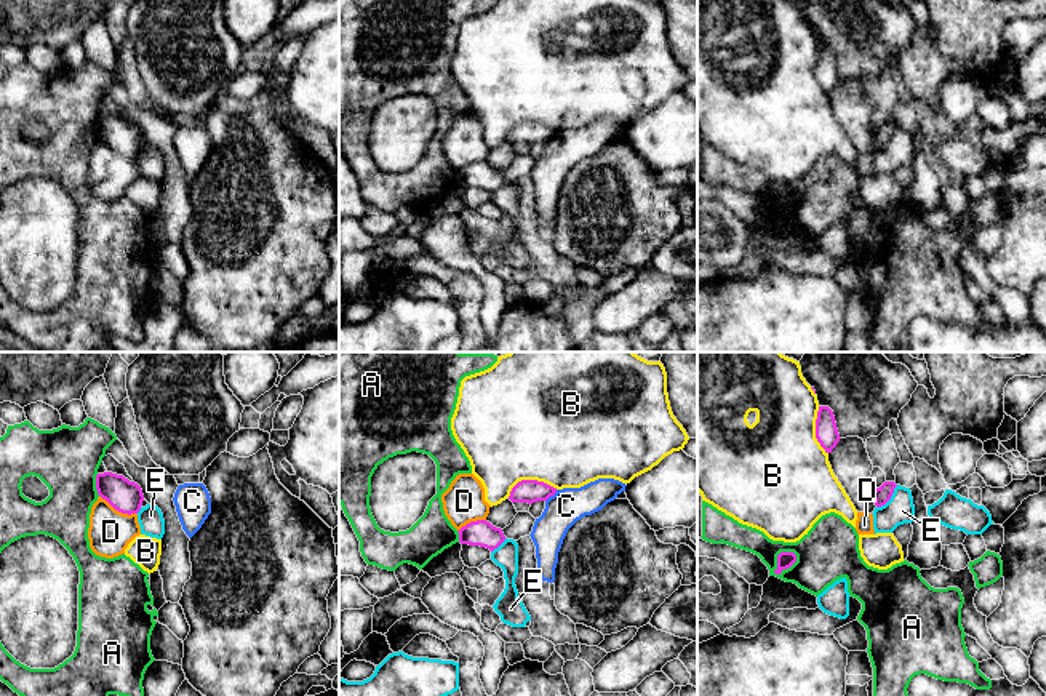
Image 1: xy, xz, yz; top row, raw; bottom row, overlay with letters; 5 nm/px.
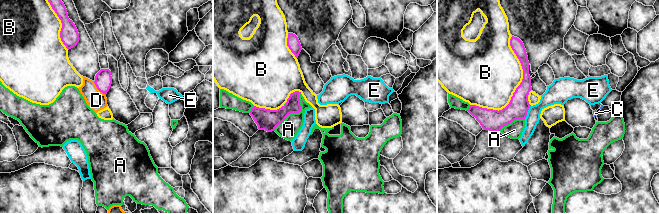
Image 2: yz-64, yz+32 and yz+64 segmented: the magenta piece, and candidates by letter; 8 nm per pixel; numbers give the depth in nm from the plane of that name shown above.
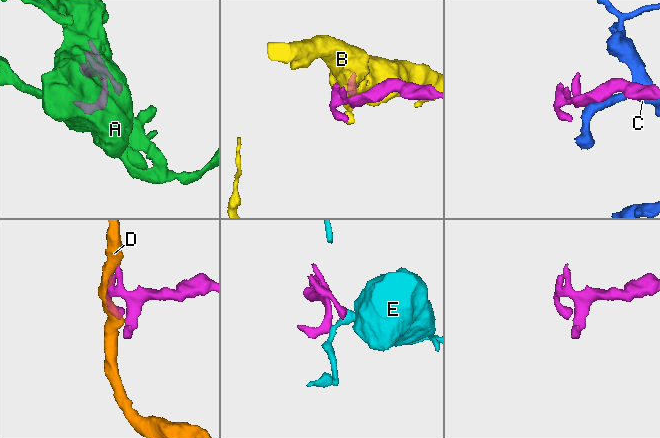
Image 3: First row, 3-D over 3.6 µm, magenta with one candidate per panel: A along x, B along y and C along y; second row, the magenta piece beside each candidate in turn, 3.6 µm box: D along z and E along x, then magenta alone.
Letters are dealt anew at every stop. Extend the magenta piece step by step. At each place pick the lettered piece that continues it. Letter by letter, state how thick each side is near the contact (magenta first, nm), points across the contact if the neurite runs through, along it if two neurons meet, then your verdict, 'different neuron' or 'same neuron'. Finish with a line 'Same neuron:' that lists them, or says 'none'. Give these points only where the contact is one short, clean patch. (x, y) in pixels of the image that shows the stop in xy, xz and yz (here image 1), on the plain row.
A: 80/280 nm | different neuron
B: 120/500 nm | different neuron
C: 120/180 nm | along xz (557, 132), (546, 143) | different neuron
D: 160/220 nm | different neuron
E: 90/150 nm | different neuron
Same neuron: none

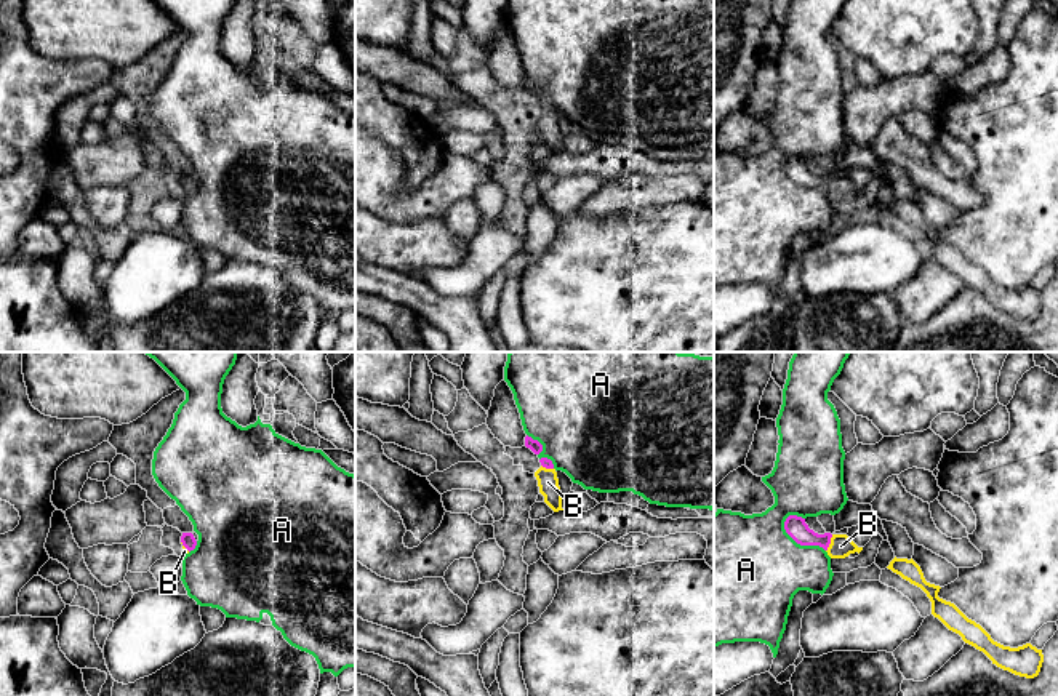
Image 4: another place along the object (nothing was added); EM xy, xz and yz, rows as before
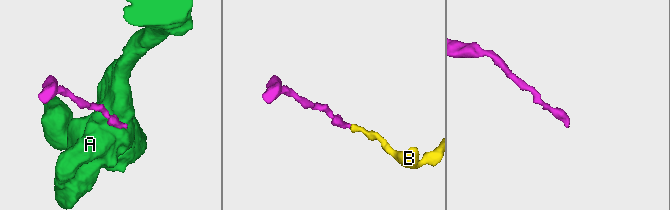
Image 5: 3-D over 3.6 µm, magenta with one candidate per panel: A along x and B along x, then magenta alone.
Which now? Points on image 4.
A: 110/460 nm | along yz (785, 160), (785, 172), (797, 184), (818, 186), (825, 192) | different neuron
B: 110/120 nm | across yz (796, 168), (805, 178), (829, 184), (841, 188) | same neuron
Same neuron: B

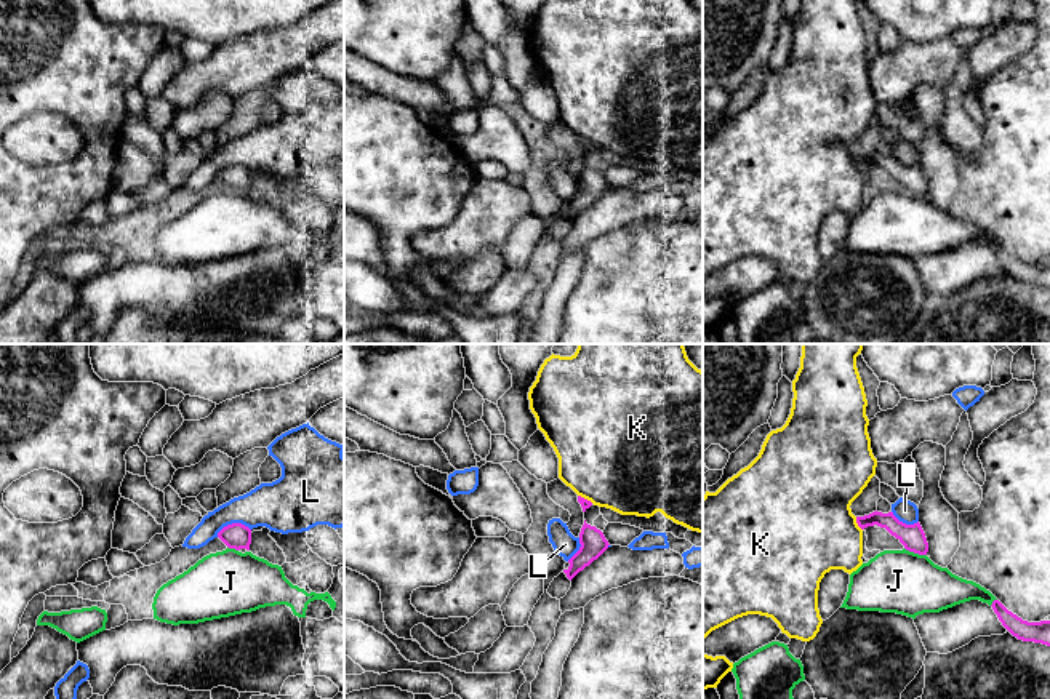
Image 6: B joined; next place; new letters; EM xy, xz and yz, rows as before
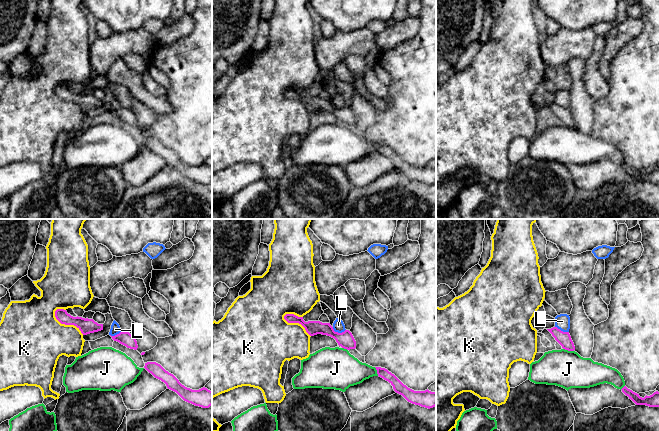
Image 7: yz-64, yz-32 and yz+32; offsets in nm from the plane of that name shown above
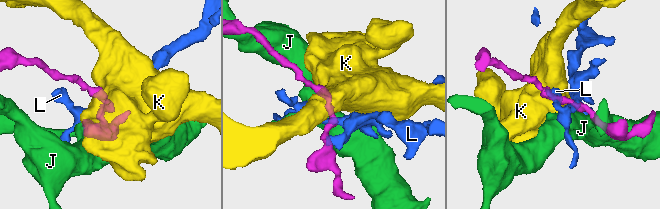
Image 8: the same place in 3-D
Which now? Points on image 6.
J: 120/320 nm | different neuron
K: 90/480 nm | along yz (855, 159), (861, 171) | different neuron
L: 130/260 nm | along xy (250, 170), (240, 165), (228, 165), (216, 178) | different neuron
Same neuron: none

